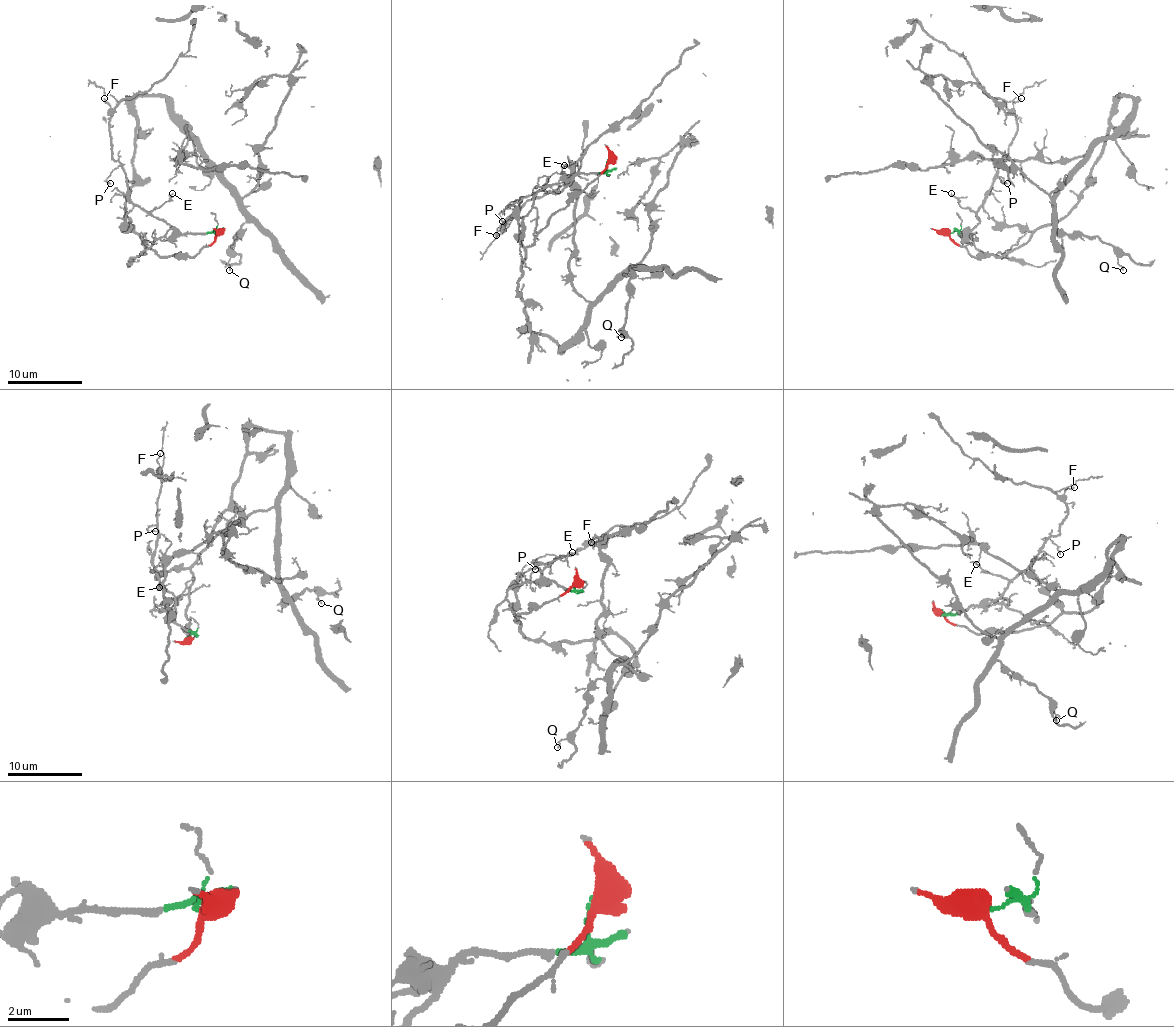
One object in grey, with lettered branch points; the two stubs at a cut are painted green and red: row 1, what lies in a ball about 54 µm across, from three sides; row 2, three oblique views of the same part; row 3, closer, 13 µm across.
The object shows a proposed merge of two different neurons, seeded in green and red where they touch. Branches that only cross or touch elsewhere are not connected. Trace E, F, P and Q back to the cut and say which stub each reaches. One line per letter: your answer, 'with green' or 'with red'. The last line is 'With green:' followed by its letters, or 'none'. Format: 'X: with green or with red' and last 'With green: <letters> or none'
E: with green
F: with green
P: with green
Q: with red
With green: E, F, P

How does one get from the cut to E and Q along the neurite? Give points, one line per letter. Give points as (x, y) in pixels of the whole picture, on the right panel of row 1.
E: (948, 231), (968, 233), (979, 220), (959, 203), (951, 192)
Q: (948, 233), (1003, 255), (1055, 224), (1128, 96), (1055, 198), (1055, 226), (1122, 270)

